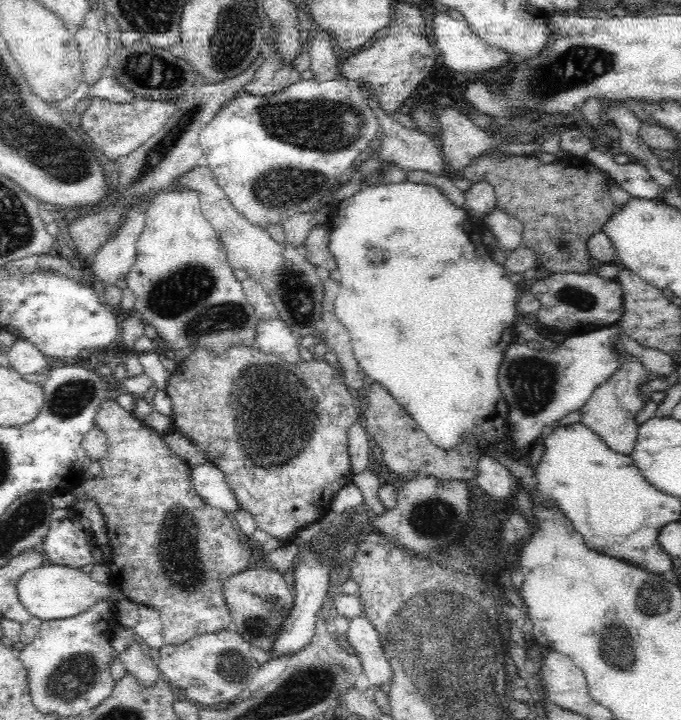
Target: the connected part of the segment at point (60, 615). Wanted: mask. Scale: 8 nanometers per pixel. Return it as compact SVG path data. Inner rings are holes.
M49 563L23 574L17 585L20 603L30 617L46 620L72 618L86 612L100 600L109 600L113 606L121 599L112 585L99 584L80 569Z

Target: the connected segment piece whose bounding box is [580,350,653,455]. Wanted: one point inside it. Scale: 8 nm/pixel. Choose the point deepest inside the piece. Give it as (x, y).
(610, 410)

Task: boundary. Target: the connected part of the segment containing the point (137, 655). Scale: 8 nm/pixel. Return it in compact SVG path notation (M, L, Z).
M135 641L118 657L120 662L124 664L127 672L145 688L150 688L158 678L162 677L157 663L146 655L143 646L138 645Z

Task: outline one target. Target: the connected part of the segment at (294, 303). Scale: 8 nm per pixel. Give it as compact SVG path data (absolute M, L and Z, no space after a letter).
M196 166L191 172L176 178L180 190L192 189L200 194L201 211L222 240L227 259L233 269L244 270L268 292L276 307L276 317L282 319L299 339L321 329L324 291L316 267L308 261L305 252L288 243L278 244L266 229L256 227L243 216L238 216L224 191L207 167Z

